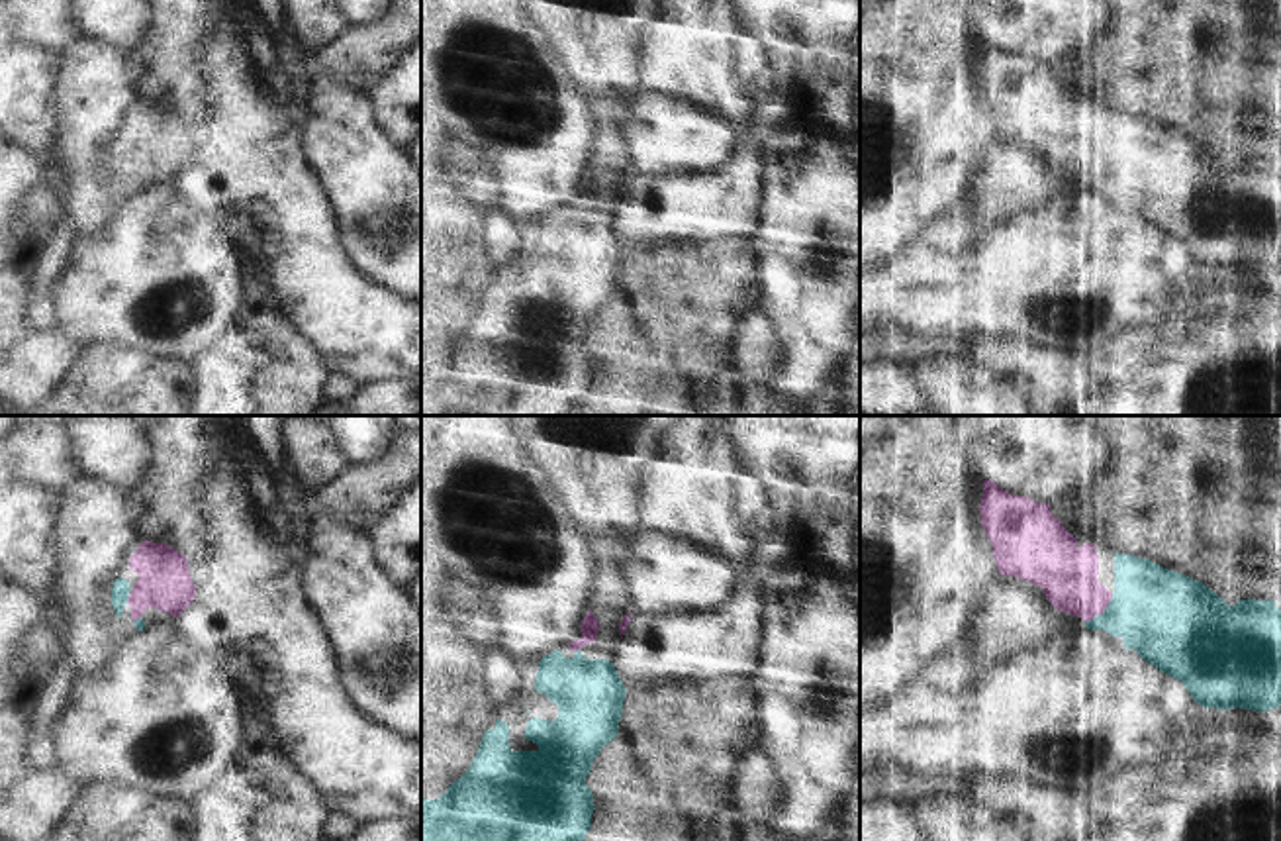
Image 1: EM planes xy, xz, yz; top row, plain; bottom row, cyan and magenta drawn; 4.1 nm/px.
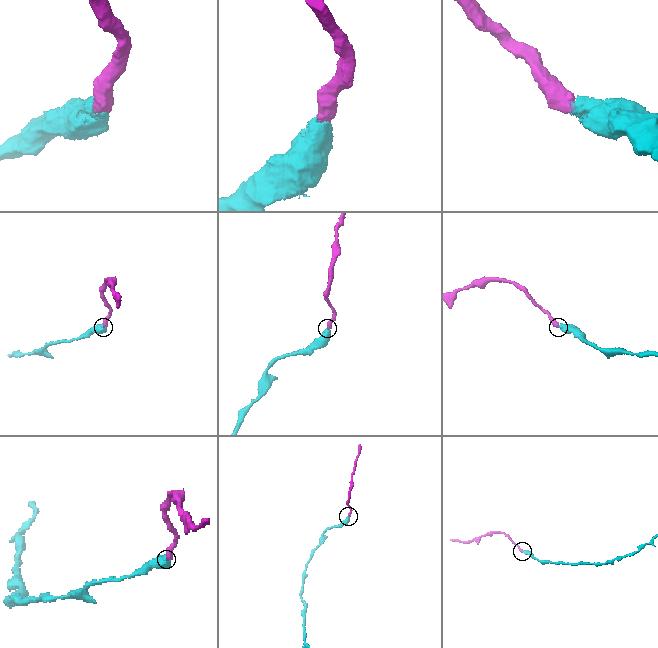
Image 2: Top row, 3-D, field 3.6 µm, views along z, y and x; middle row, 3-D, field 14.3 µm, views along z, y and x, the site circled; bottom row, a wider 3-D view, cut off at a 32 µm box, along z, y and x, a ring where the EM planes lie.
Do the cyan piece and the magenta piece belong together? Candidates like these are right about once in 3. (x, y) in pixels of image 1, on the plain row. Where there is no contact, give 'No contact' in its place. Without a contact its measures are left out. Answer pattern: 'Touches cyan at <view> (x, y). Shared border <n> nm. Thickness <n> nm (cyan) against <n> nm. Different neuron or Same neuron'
Touches cyan at yz (1111, 161). Shared border 70 nm. Thickness 360 nm (cyan) against 240 nm. Same neuron

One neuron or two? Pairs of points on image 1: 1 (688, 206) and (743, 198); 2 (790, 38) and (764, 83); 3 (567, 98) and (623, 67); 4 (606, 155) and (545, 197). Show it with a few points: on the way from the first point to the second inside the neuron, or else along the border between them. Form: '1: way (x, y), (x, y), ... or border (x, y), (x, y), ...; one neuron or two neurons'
1: way (702, 206), (729, 200); one neuron
2: border (749, 28), (768, 49), (776, 75), (776, 93); two neurons
3: border (557, 49), (594, 106); two neurons
4: border (598, 120), (598, 140), (590, 169); two neurons

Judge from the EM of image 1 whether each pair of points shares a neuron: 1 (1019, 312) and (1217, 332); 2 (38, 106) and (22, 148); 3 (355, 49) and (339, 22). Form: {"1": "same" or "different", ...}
{"1": "different", "2": "different", "3": "different"}

